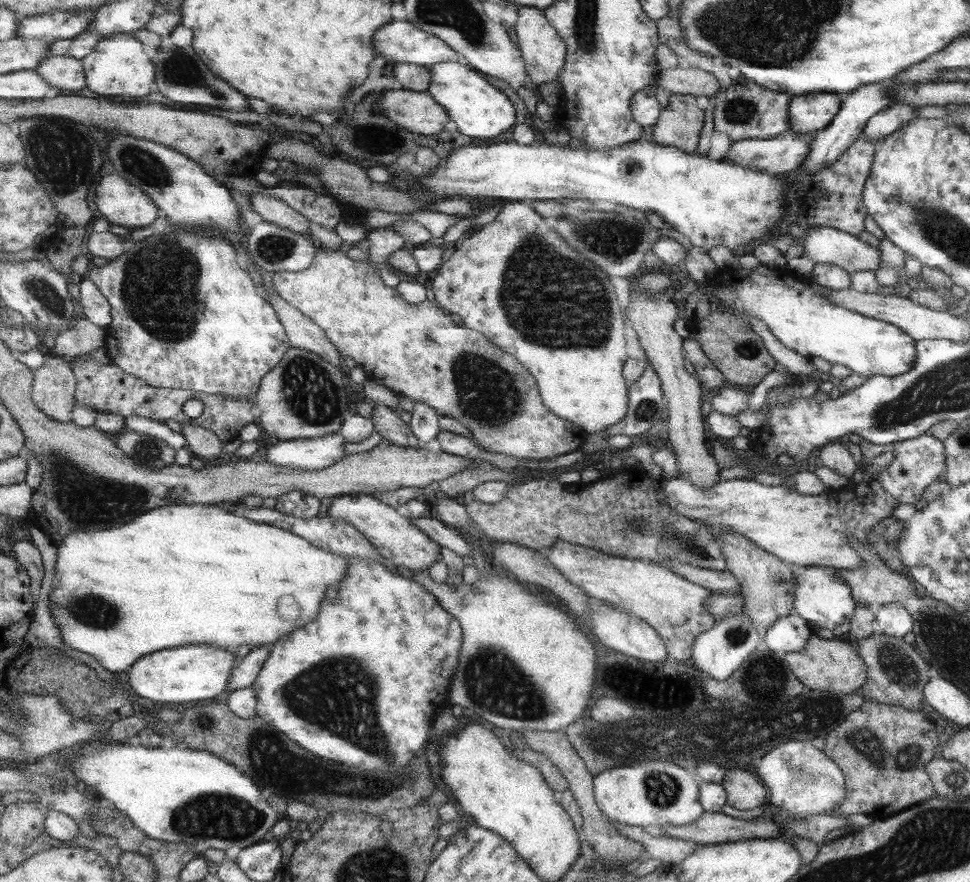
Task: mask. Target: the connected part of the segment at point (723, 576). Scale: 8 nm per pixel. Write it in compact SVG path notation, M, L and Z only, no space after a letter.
M674 564L668 569L680 575L681 578L688 579L690 583L709 588L713 593L715 591L737 591L740 594L740 586L736 578L727 570L707 570L690 564Z

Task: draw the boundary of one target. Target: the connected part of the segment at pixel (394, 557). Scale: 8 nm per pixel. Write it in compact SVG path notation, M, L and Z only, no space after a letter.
M354 493L333 497L327 506L327 515L335 520L350 522L373 543L378 555L413 573L427 571L435 560L442 558L442 546L415 525L404 510L383 504L374 495Z

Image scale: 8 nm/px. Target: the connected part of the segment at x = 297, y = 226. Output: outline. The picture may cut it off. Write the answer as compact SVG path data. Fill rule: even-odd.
M259 191L250 193L250 199L253 210L262 217L263 221L293 230L295 234L301 234L301 236L311 235L309 220L284 200Z

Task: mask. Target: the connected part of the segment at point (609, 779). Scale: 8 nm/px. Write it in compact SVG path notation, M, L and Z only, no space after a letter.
M639 762L635 766L621 766L601 771L592 777L592 793L597 808L611 821L621 825L639 826L644 830L653 831L661 826L685 826L695 822L704 811L699 801L699 783L695 776L689 776L687 769L679 768L671 762Z

